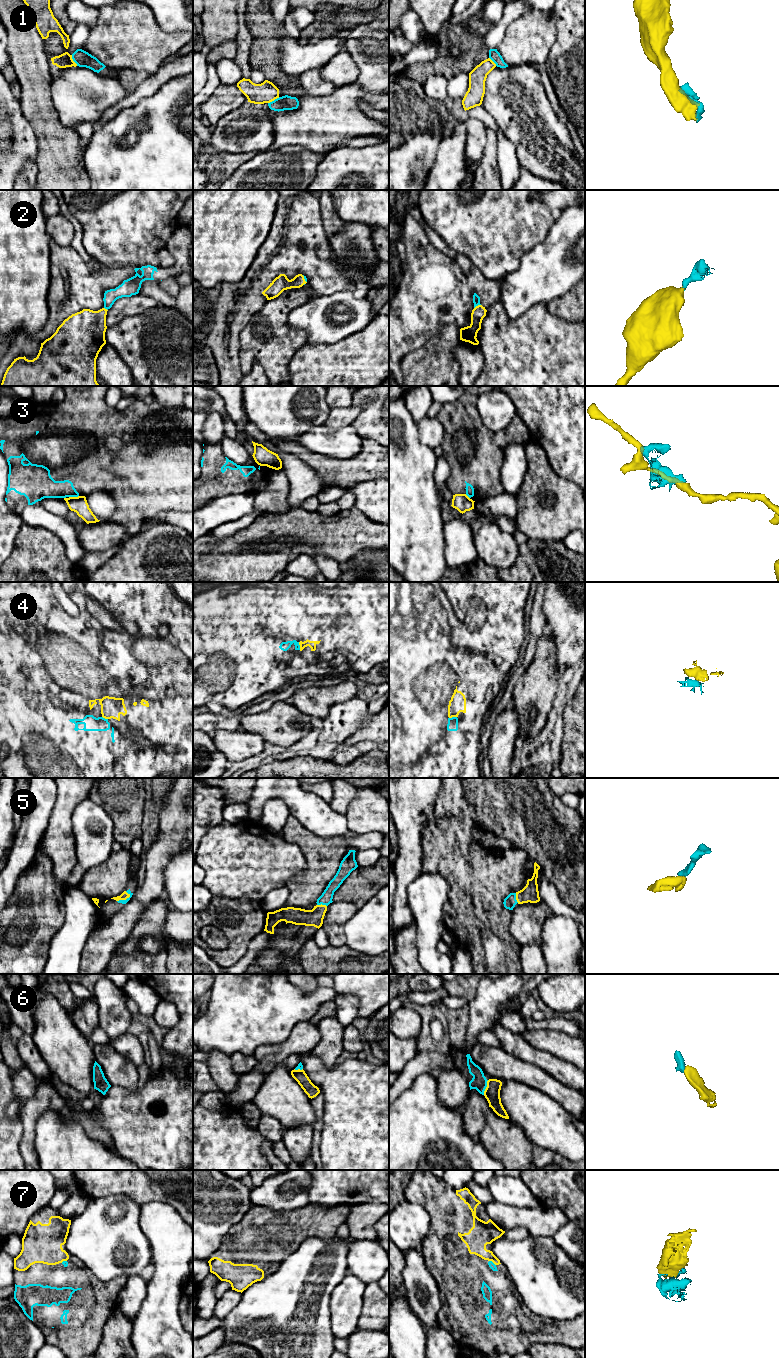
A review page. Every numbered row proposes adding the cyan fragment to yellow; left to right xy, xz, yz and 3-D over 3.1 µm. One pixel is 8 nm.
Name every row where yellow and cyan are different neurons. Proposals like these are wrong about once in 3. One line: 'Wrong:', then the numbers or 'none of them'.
Wrong: 1, 3

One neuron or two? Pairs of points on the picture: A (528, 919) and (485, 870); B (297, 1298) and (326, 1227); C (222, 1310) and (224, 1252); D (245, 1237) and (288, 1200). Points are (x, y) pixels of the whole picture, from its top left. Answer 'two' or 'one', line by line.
A: two
B: two
C: two
D: two

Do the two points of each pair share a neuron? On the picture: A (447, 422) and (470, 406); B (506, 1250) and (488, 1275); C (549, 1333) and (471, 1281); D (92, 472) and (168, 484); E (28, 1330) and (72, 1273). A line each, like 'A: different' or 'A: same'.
A: same
B: different
C: same
D: same
E: different

